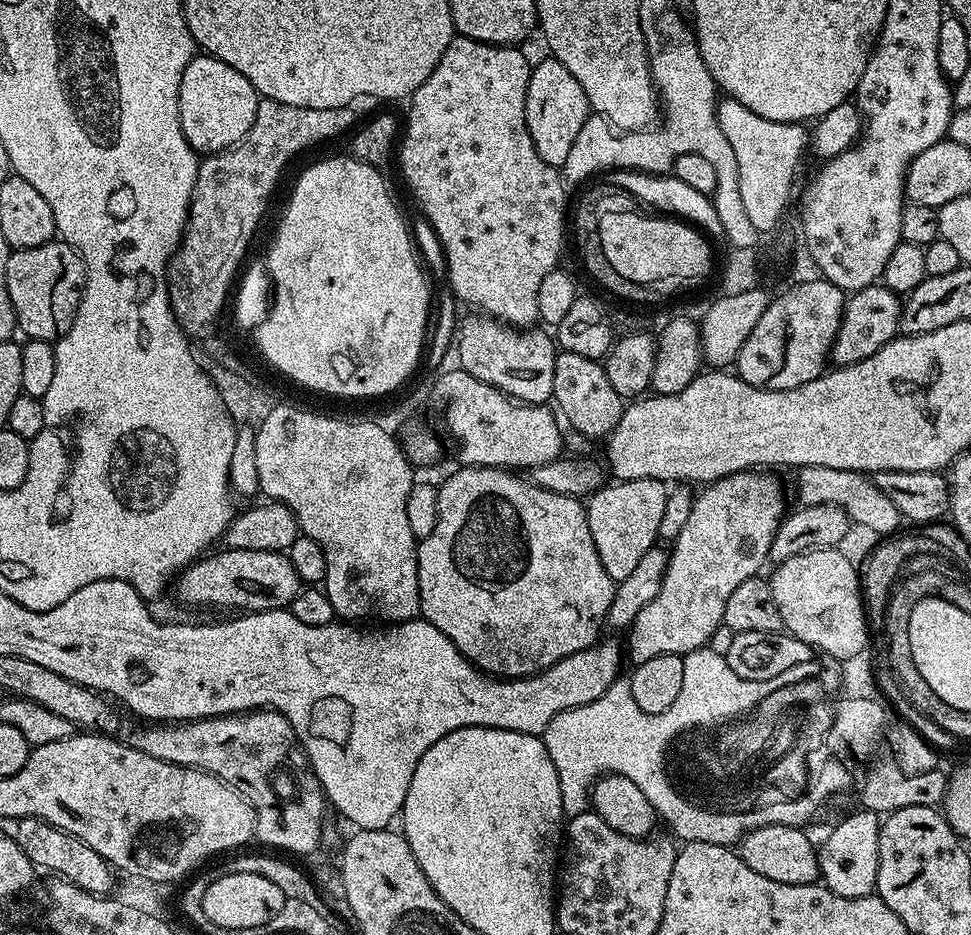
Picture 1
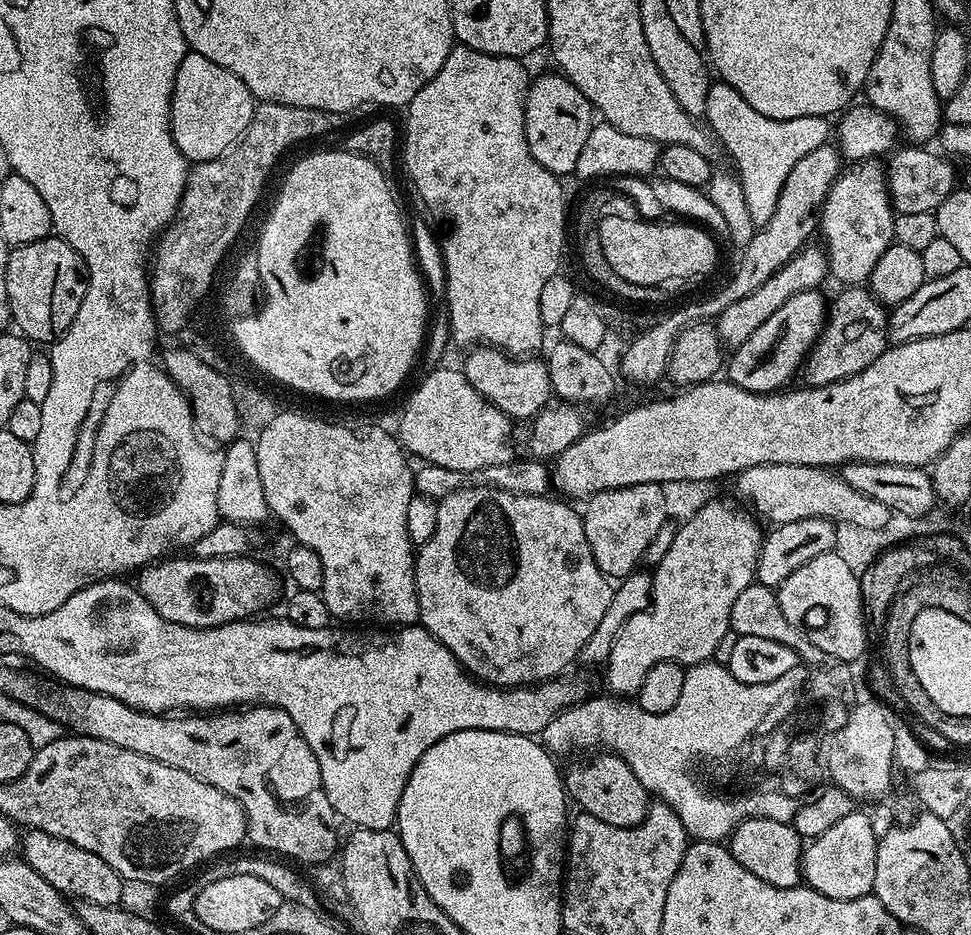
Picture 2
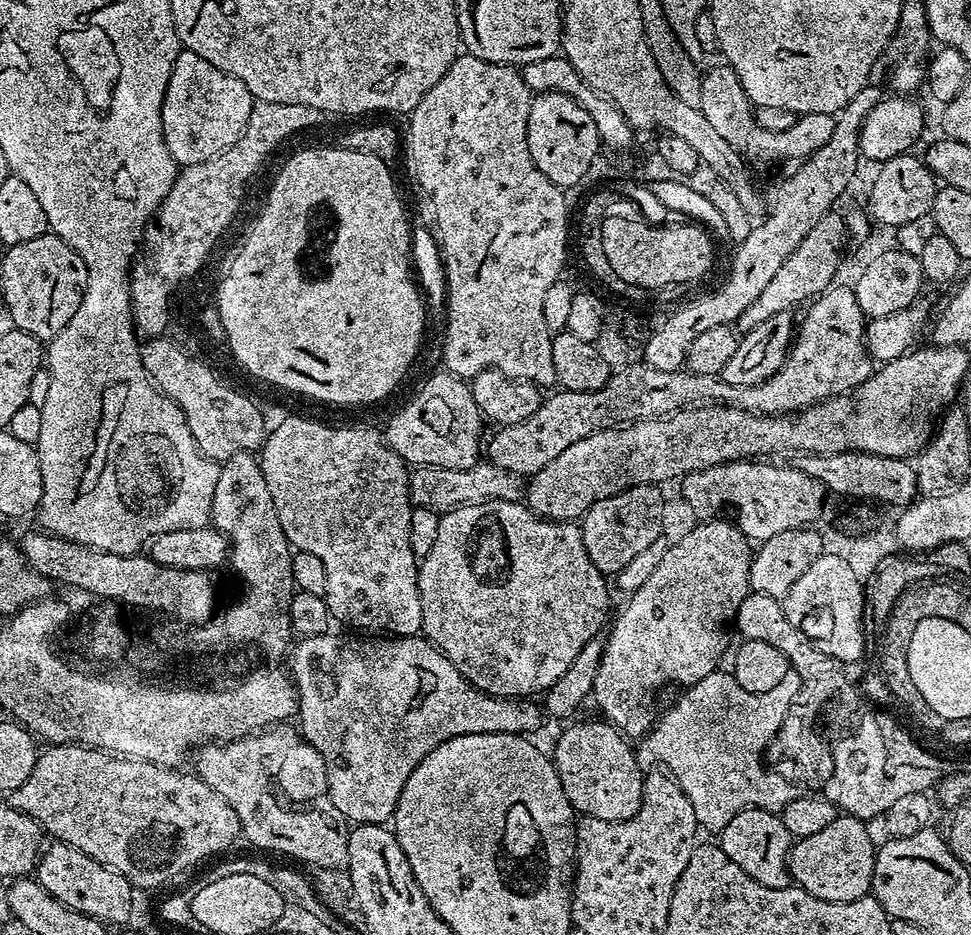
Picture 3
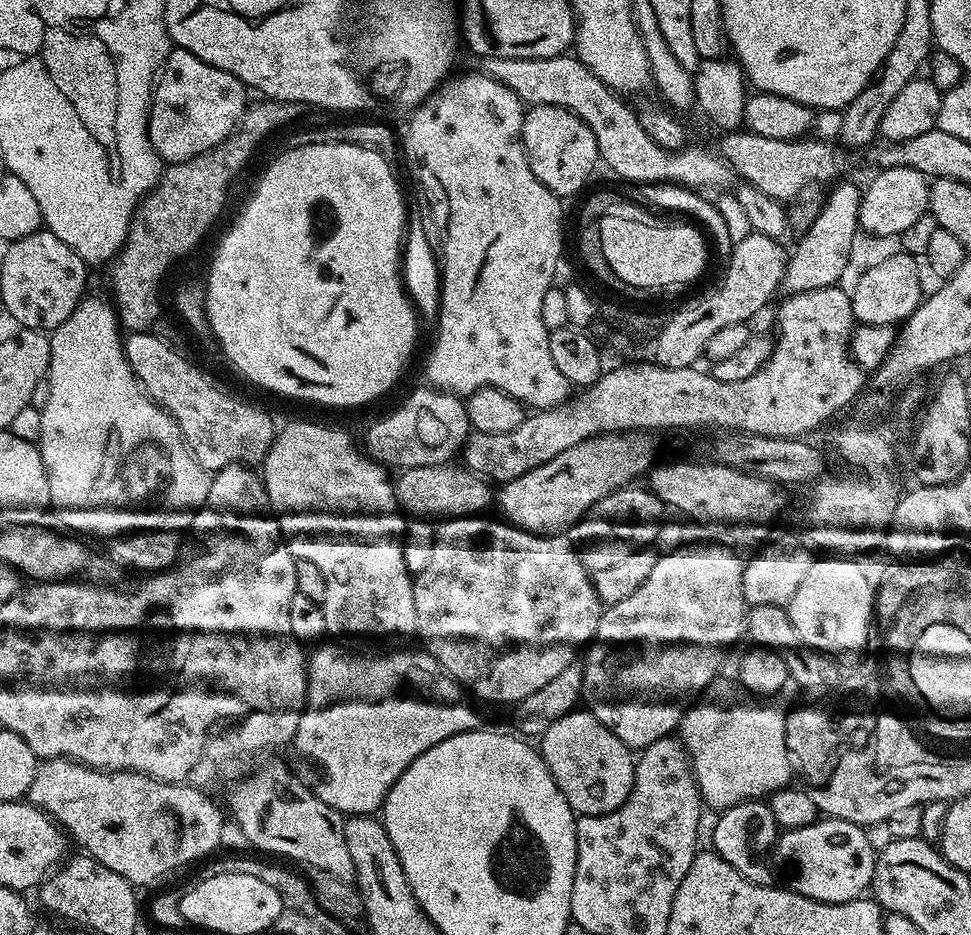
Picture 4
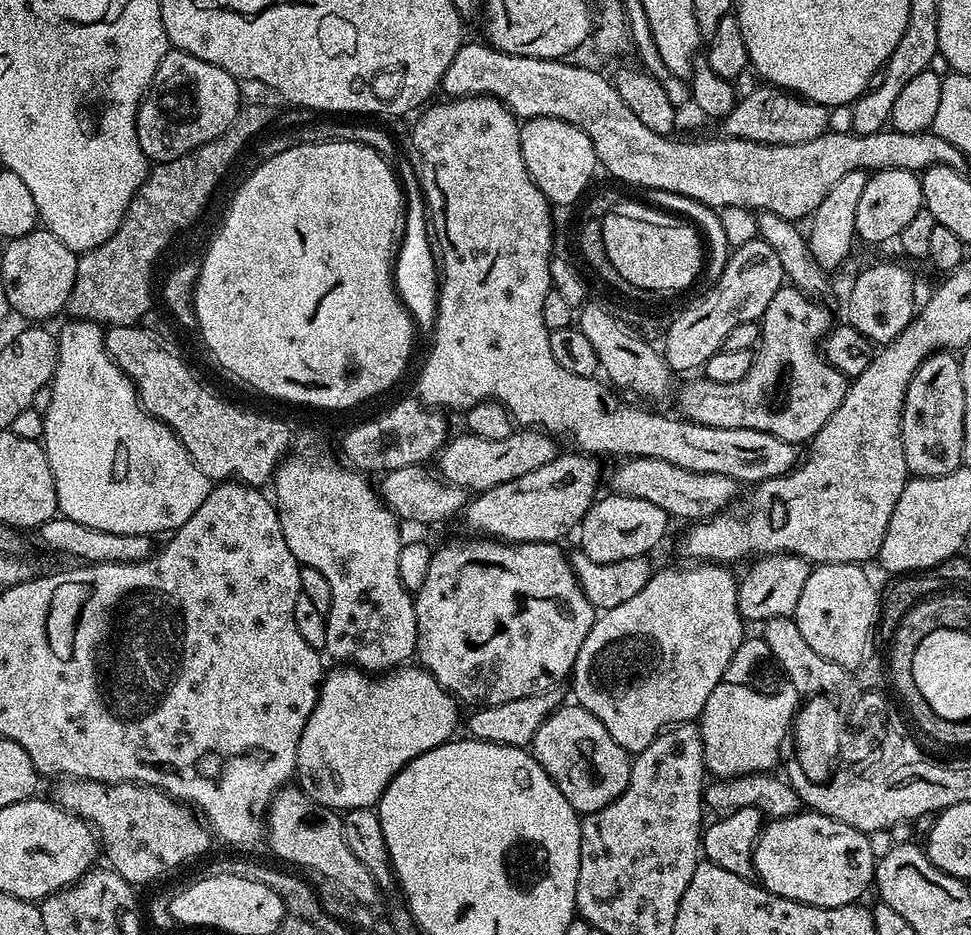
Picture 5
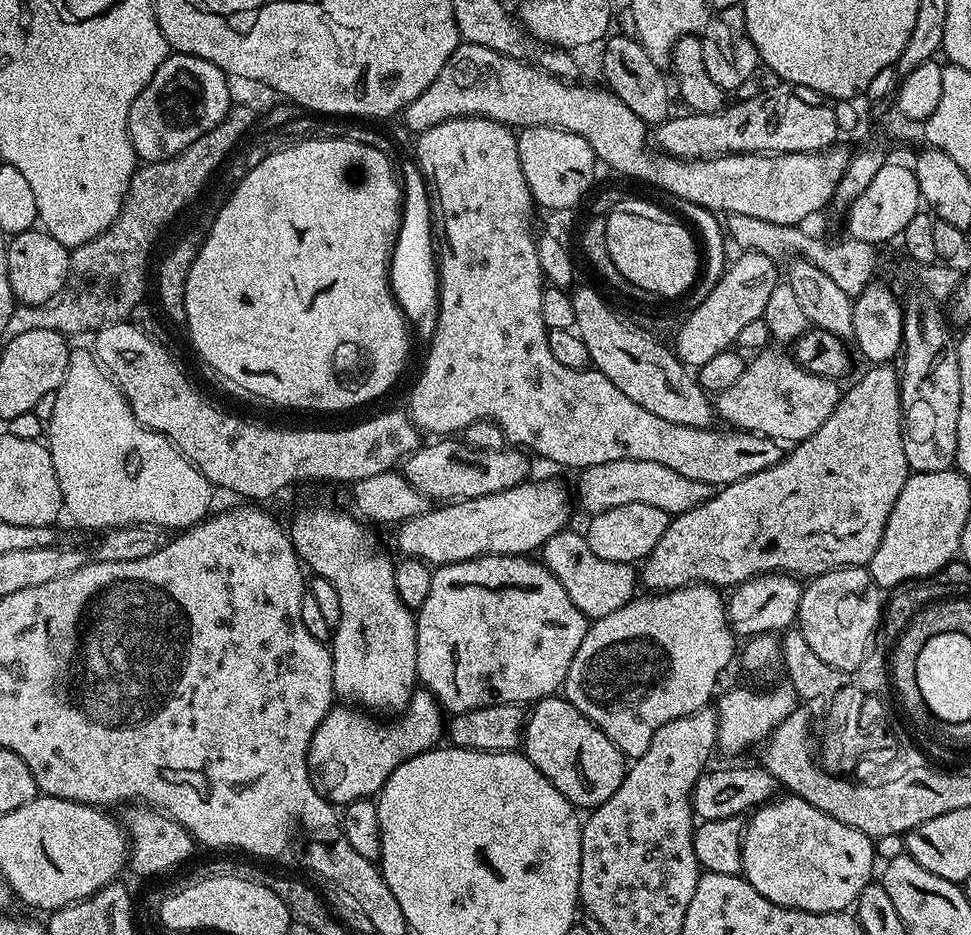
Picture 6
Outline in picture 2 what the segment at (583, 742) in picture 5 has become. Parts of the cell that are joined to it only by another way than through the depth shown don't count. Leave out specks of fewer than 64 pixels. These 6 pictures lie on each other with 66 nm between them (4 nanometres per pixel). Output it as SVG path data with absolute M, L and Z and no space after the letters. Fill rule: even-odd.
M596 754L592 764L579 772L572 768L566 772L566 792L580 803L581 813L593 820L601 820L615 828L633 828L641 824L648 813L650 793L638 782L638 774L630 770L626 761L615 754ZM573 796L573 797L572 797Z

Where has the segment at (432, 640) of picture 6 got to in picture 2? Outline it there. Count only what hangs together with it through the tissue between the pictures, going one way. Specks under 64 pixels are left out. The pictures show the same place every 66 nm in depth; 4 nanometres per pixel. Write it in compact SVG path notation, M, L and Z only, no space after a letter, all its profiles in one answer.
M479 482L474 486L465 486L454 490L438 503L438 526L434 526L434 535L430 542L419 545L416 557L416 597L420 607L419 623L450 654L454 654L456 661L461 664L469 676L498 688L519 688L531 686L546 680L559 677L569 671L568 667L577 663L582 646L594 634L598 622L602 622L602 614L606 614L606 606L610 606L610 598L614 591L614 584L602 570L598 570L598 562L594 562L594 554L590 554L590 542L586 542L584 517L579 511L571 508L571 503L563 499L547 496L527 496L526 494L512 494L510 490L491 488L488 484Z

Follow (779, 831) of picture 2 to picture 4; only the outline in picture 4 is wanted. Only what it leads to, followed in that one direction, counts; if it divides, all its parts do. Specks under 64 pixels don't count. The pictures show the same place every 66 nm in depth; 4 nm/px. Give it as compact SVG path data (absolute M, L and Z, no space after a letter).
M763 799L743 800L723 809L717 816L720 817L712 828L711 847L722 858L726 858L726 862L730 862L730 866L734 866L742 878L755 884L772 884L774 878L772 868L768 865L768 856L770 860L776 847L778 825L769 805Z

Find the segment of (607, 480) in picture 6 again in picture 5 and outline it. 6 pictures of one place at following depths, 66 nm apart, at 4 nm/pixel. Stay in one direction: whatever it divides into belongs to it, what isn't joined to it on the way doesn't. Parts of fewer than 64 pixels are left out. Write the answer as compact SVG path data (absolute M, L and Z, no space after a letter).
M631 457L623 461L612 474L609 488L617 495L645 498L648 502L653 502L656 506L661 506L662 510L669 516L686 518L688 522L699 522L723 511L735 501L735 494L739 488L738 482L724 474L701 474L697 471L690 471L675 466L672 462L658 458Z

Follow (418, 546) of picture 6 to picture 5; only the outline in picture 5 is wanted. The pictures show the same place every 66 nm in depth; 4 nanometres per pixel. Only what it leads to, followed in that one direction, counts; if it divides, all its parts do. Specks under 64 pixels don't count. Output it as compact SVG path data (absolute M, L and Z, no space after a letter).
M575 450L557 454L546 466L538 466L538 470L530 470L530 474L522 474L522 478L514 478L514 482L502 482L502 486L494 486L490 490L473 495L464 505L462 521L472 534L483 534L485 537L502 540L510 544L550 544L563 541L568 531L579 525L581 518L588 513L597 499L596 487L600 484L599 459Z

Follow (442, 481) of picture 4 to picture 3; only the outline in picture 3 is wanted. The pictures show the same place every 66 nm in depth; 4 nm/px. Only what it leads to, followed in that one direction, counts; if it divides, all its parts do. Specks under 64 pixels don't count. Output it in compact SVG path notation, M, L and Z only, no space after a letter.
M477 462L466 470L446 470L442 466L421 464L411 469L408 478L408 493L415 507L443 514L451 508L487 500L523 501L526 496L526 480L523 476L514 474L510 470L502 470L500 466L487 462Z

